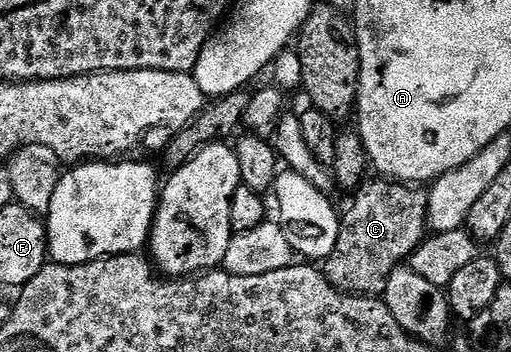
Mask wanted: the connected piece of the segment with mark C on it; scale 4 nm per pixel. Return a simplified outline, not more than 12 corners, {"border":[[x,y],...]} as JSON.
{"border":[[365,181],[322,269],[380,298],[429,233],[428,190]]}

